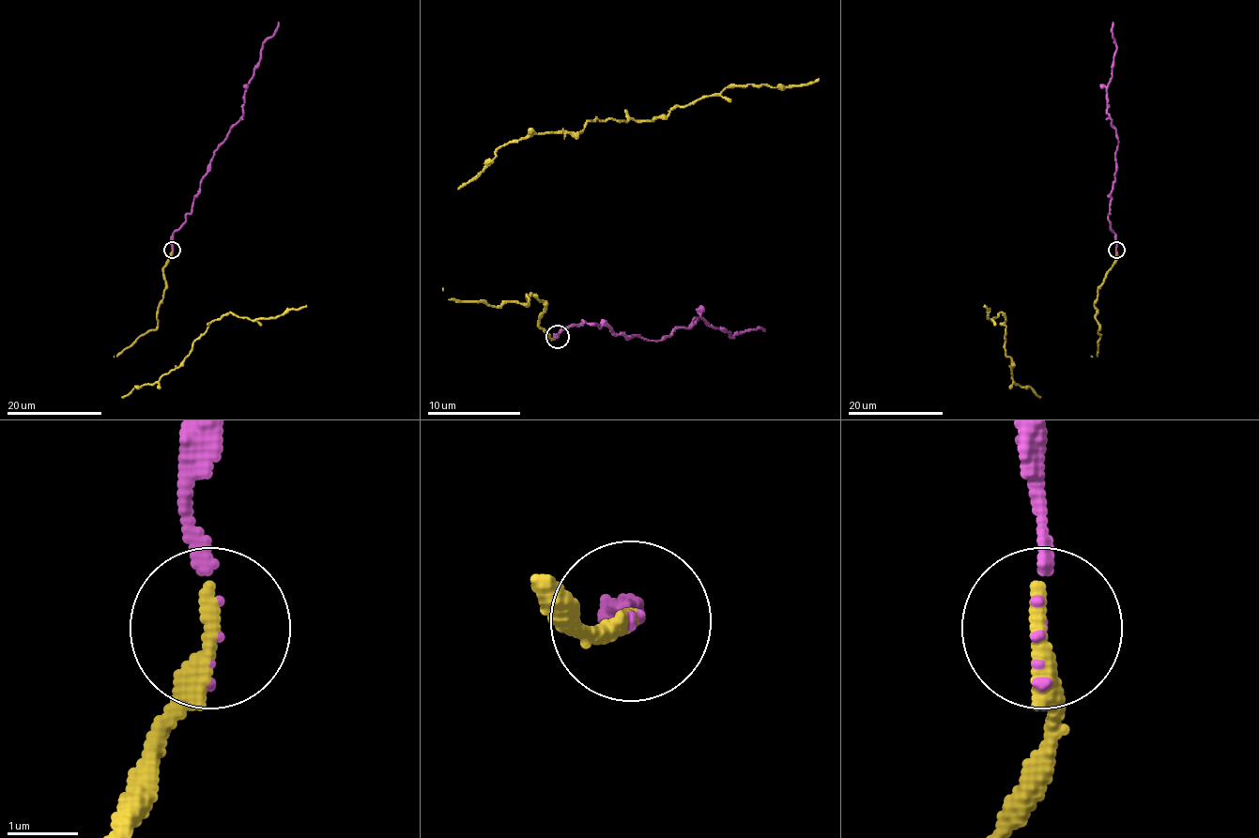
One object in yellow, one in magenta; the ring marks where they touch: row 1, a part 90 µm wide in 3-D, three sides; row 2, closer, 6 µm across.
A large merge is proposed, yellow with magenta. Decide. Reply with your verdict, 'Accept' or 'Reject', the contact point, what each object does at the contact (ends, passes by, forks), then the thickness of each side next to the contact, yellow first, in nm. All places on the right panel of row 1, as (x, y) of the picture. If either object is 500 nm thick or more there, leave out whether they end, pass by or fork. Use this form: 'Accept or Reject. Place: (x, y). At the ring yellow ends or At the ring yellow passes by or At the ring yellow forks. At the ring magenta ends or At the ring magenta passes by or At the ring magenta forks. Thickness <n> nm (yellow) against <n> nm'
Accept. Place: (1116, 250). At the ring yellow ends. At the ring magenta passes by. Thickness 320 nm (yellow) against 30 nm

